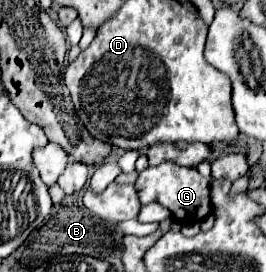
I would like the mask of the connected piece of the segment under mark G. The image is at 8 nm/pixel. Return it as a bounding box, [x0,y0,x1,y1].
[134,162,210,222]

